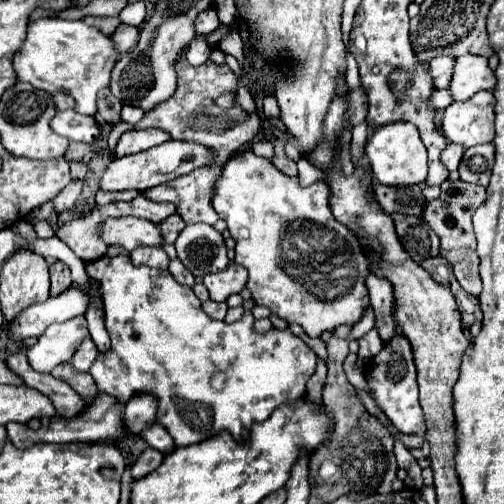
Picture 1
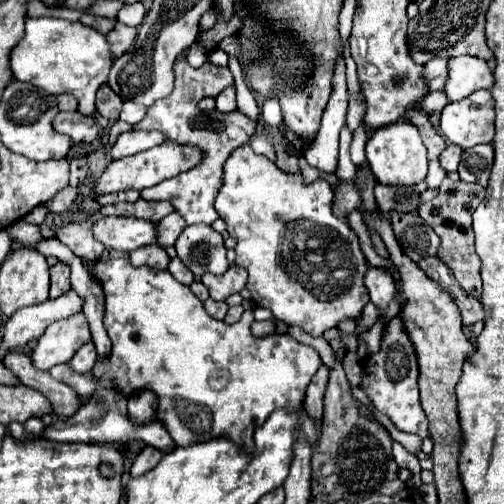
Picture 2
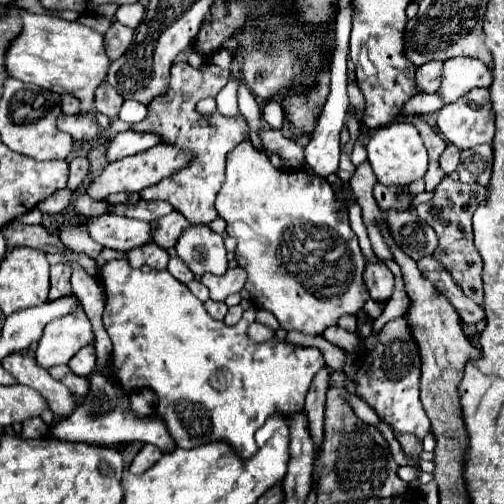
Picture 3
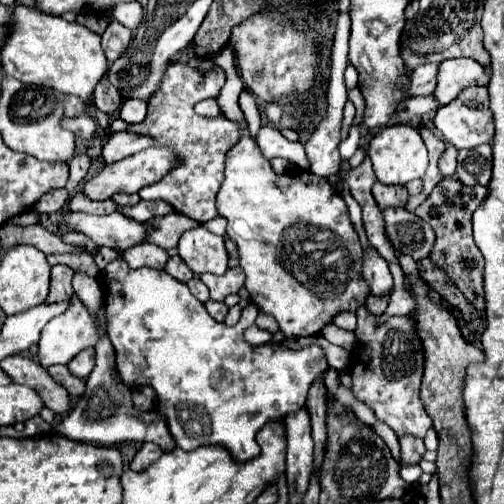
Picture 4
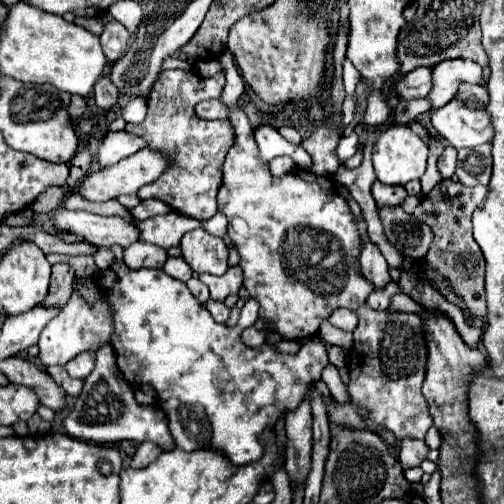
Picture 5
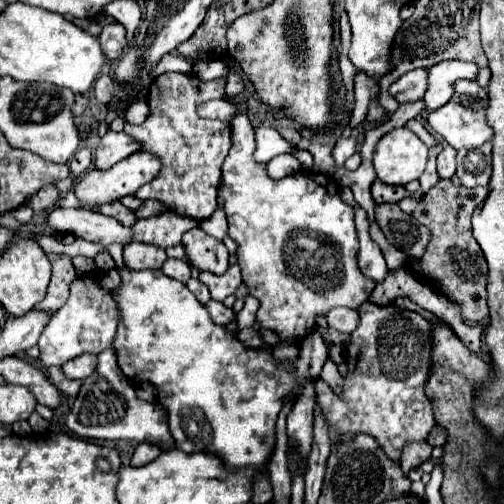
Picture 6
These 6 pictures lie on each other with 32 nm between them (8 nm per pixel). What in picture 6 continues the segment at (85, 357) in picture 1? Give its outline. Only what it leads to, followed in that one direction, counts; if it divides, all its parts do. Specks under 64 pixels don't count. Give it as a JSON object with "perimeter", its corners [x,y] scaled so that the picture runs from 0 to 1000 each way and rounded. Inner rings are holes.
{"perimeter":[[[163,702],[143,710],[143,718],[123,726],[127,742],[143,754],[171,754],[190,734],[190,706],[187,702]]]}

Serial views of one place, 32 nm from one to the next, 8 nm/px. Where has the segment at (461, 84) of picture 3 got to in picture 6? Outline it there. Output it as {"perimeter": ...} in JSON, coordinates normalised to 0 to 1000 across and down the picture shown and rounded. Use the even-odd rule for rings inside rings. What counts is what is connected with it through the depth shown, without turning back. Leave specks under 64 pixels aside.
{"perimeter":[[[885,119],[849,135],[849,183],[837,194],[845,218],[857,222],[881,210],[901,187],[905,159],[944,159],[948,143],[952,135],[944,127],[917,119]]]}

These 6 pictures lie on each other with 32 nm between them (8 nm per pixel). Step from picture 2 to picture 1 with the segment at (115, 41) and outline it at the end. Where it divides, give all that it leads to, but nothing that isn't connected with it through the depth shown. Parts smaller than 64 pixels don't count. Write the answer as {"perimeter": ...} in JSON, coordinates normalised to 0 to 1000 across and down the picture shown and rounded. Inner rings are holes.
{"perimeter":[[[238,48],[234,60],[226,63],[222,79],[230,87],[230,99],[242,107],[242,103],[254,103],[274,83],[274,71],[278,71],[278,56],[266,56],[266,52],[254,52],[254,48]]]}

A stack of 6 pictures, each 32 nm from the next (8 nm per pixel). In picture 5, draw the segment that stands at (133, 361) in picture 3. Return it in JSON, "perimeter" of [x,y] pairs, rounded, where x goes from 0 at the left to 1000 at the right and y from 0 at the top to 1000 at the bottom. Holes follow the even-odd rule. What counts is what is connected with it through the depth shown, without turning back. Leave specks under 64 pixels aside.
{"perimeter":[[[226,520],[218,536],[234,548],[234,560],[222,567],[226,583],[214,583],[222,611],[222,687],[230,694],[230,722],[254,762],[282,758],[306,766],[313,782],[313,806],[333,825],[337,857],[349,873],[349,885],[381,897],[393,889],[440,893],[460,921],[496,921],[516,913],[524,885],[516,885],[516,865],[528,849],[544,845],[556,821],[567,813],[563,798],[575,798],[575,813],[591,810],[607,790],[611,762],[635,754],[639,734],[651,722],[647,690],[631,671],[607,679],[587,702],[556,702],[548,687],[520,683],[516,690],[496,690],[480,679],[476,663],[492,647],[504,647],[512,631],[508,595],[492,595],[476,619],[476,635],[464,651],[433,643],[421,635],[417,619],[397,603],[373,567],[325,536],[278,532],[262,536],[246,520]]]}

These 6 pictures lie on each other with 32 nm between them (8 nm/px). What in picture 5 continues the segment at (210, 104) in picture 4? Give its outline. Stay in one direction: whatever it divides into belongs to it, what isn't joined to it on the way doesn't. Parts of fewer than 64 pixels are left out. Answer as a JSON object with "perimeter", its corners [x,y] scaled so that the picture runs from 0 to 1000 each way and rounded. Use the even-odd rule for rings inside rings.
{"perimeter":[[[409,198],[409,202],[397,202],[389,210],[389,226],[397,234],[440,234],[440,238],[448,238],[452,218],[433,198]]]}

